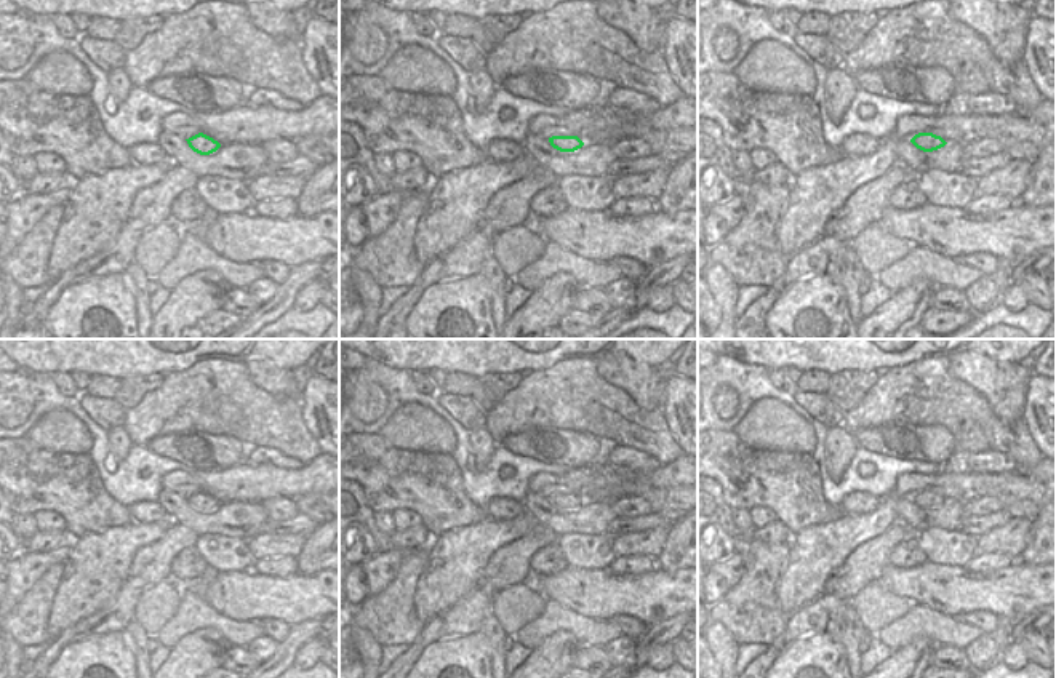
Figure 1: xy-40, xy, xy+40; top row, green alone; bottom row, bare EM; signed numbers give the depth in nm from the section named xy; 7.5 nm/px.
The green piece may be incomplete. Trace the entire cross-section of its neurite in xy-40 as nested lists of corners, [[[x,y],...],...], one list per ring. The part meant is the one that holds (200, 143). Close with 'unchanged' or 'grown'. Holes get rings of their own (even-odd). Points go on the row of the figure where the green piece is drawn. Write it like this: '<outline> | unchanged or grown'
[[[198,133],[186,141],[187,141],[189,147],[200,155],[210,155],[221,147],[221,144],[218,141],[214,141],[213,138],[203,134],[203,133]]] | unchanged

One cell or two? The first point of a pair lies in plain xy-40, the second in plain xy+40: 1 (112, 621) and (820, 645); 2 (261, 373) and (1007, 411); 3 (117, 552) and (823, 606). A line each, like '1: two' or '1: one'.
1: two
2: one
3: two

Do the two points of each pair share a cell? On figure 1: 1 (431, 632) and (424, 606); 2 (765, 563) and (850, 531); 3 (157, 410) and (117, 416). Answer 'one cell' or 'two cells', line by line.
1: two cells
2: two cells
3: two cells

